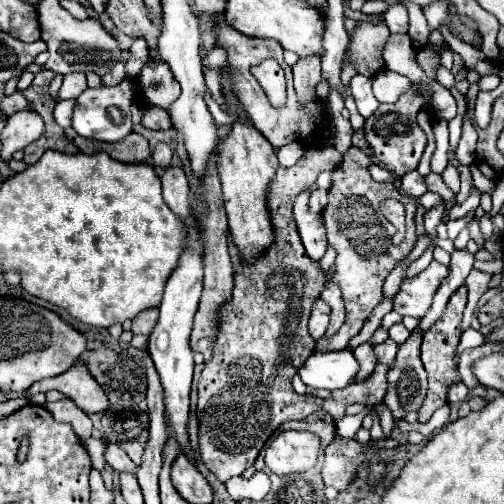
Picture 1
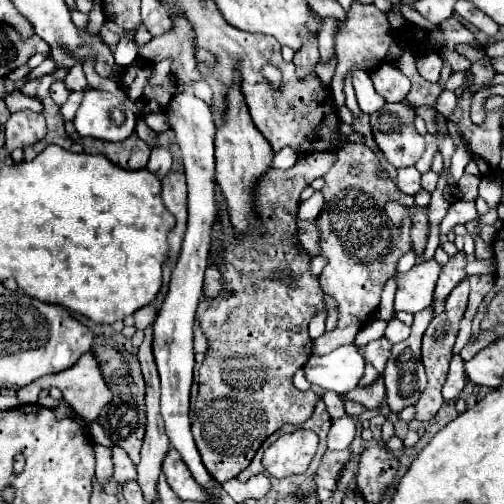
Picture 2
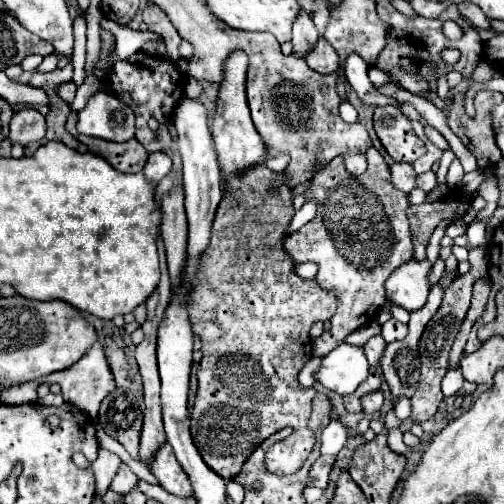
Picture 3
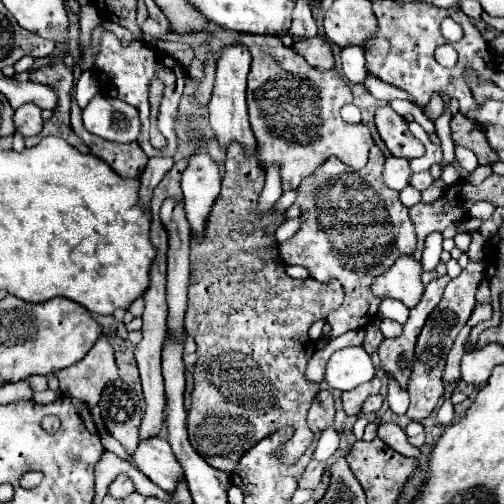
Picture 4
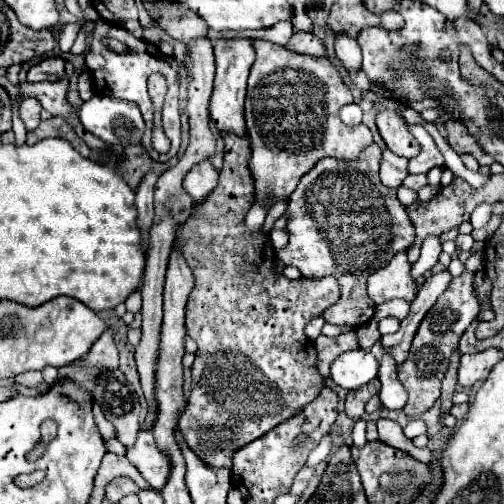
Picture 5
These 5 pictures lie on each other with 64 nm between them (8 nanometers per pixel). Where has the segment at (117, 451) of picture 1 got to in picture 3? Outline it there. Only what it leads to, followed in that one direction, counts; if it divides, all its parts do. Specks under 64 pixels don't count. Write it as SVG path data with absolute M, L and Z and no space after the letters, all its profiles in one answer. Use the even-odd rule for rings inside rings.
M122 464L122 468L118 470L116 478L110 484L110 490L114 490L120 496L124 496L124 494L128 494L136 486L136 482L138 482L138 476L126 464Z

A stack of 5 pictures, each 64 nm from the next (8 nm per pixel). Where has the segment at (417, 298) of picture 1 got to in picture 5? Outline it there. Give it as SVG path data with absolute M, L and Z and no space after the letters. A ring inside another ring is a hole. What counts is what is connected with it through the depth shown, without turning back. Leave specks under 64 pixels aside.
M398 252L384 268L368 276L368 296L374 304L384 304L394 298L412 302L416 296L416 284L410 278L410 264L406 252Z

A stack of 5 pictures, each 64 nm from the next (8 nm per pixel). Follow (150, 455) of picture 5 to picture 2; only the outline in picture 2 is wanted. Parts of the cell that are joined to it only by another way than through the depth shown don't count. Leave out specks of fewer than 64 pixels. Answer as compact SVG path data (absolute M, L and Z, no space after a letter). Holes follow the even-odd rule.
M174 448L168 450L168 454L164 458L164 464L162 464L162 472L164 472L166 480L168 480L168 486L182 500L196 500L196 502L204 502L206 500L204 490L196 484L196 480L192 478L190 470L186 468L186 464L182 462L180 454Z

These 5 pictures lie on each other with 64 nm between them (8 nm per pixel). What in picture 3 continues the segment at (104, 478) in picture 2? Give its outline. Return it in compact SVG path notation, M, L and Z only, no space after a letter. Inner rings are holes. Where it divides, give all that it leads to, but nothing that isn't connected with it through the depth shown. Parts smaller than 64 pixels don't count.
M100 450L96 462L92 464L94 476L96 476L96 494L102 498L112 482L112 478L116 476L116 472L120 470L120 458L108 450Z

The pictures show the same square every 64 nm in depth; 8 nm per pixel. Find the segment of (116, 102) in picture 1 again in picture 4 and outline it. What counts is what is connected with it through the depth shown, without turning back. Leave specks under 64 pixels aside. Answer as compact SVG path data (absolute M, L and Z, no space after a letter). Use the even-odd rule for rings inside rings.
M94 96L82 110L84 128L110 142L134 142L140 134L136 108L112 96Z

